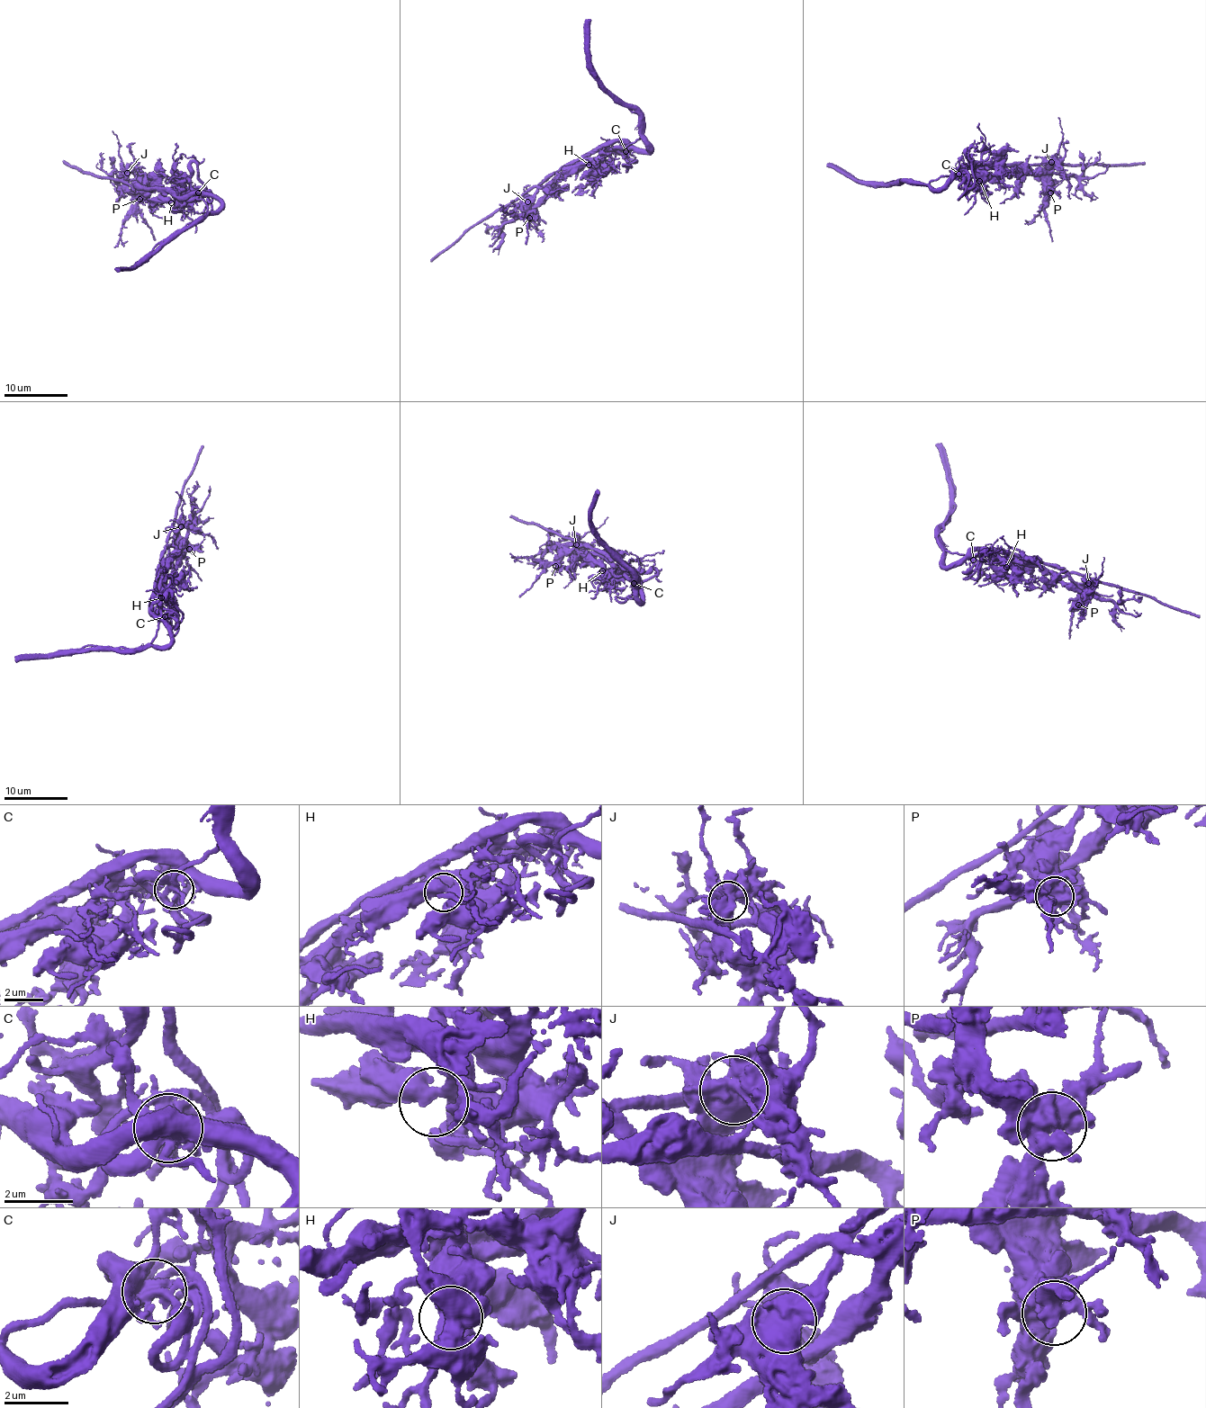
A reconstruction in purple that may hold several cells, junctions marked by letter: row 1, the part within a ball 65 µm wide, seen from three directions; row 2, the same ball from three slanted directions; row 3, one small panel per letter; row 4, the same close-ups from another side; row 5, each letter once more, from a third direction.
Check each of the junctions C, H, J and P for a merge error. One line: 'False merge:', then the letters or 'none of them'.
False merge: C, J

